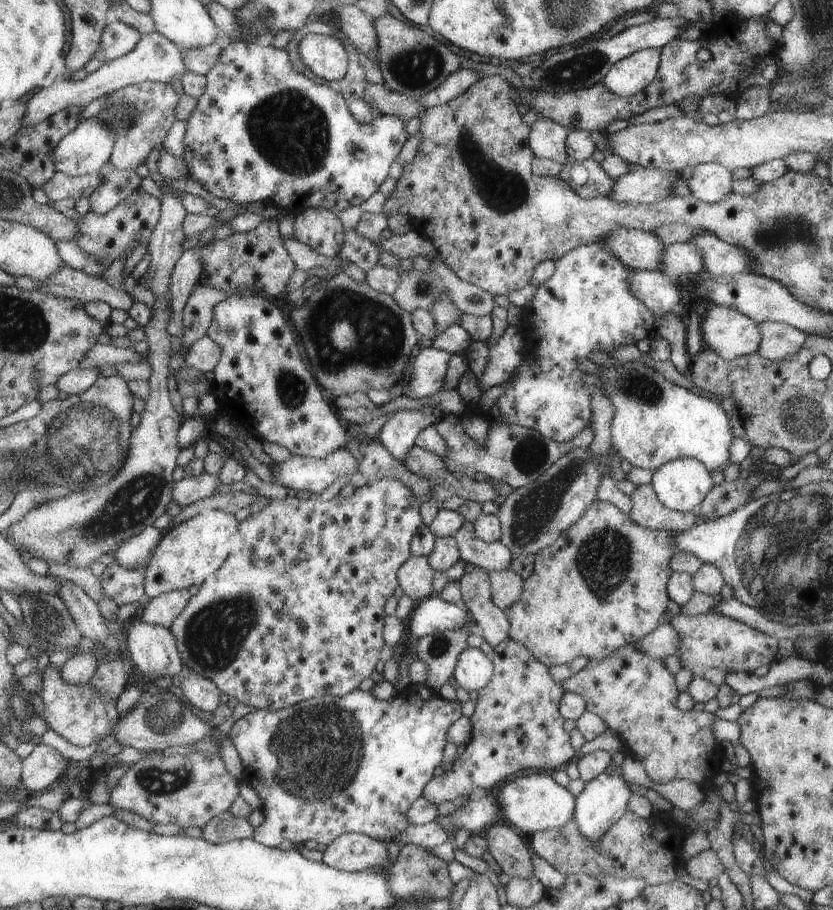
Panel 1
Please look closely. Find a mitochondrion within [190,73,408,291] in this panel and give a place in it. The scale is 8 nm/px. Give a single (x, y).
(288, 130)

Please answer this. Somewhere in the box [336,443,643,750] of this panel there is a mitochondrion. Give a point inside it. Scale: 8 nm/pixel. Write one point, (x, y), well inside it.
(532, 515)

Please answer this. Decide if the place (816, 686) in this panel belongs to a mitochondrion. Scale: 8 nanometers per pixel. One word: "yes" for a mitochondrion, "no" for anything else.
no

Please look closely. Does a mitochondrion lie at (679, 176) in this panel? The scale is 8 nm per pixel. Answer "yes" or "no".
no

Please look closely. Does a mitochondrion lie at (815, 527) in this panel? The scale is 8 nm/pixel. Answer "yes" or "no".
yes

